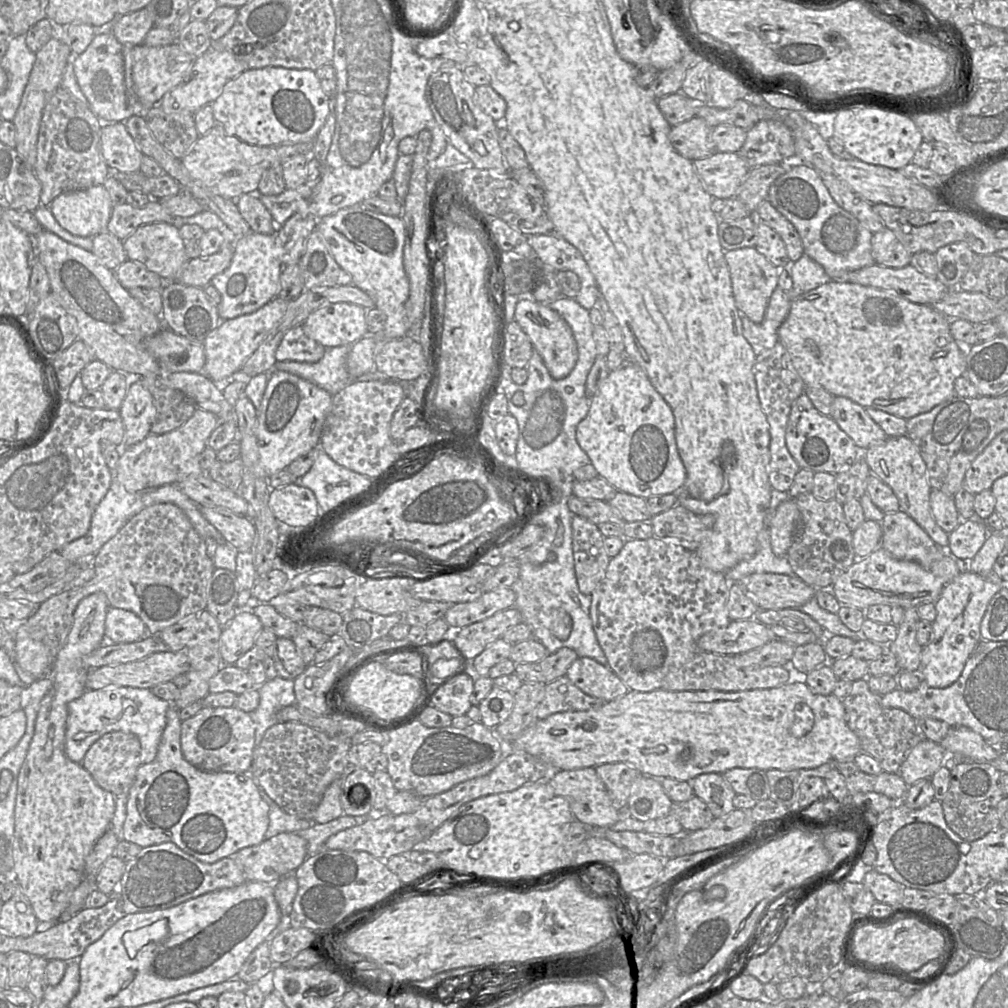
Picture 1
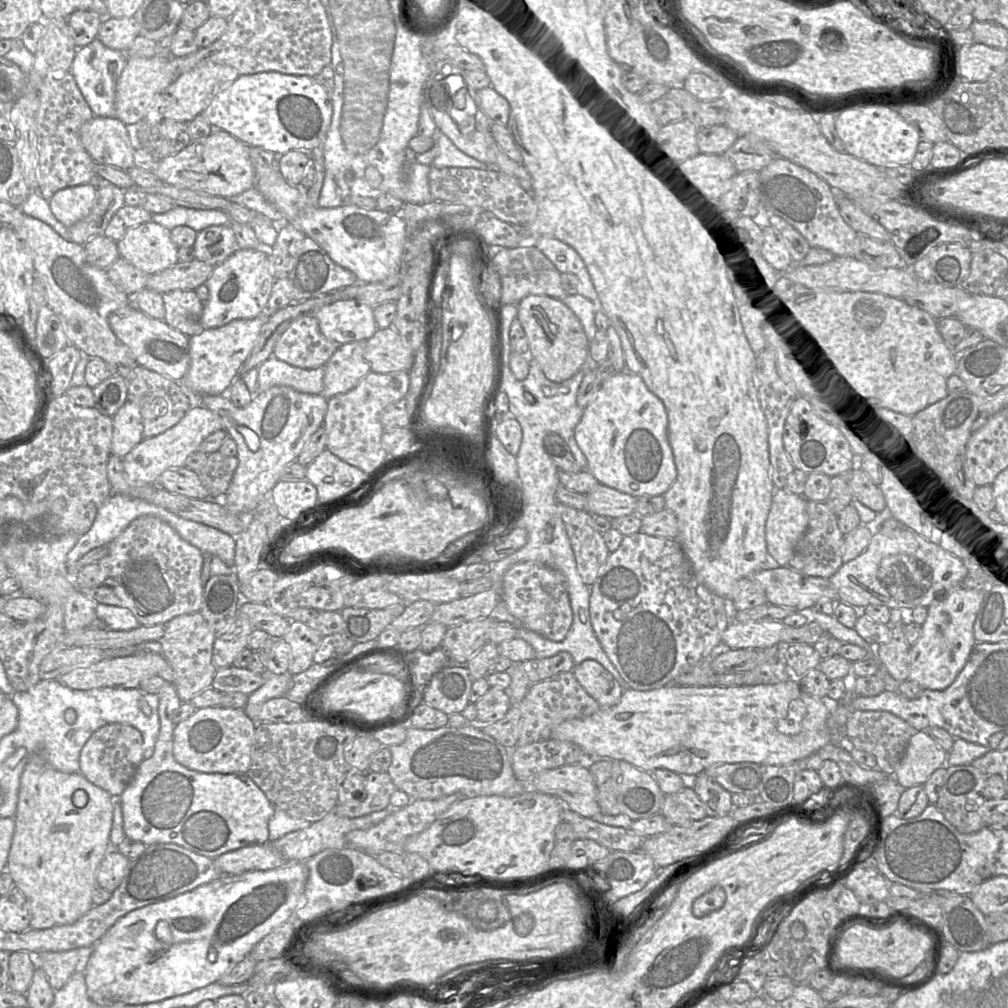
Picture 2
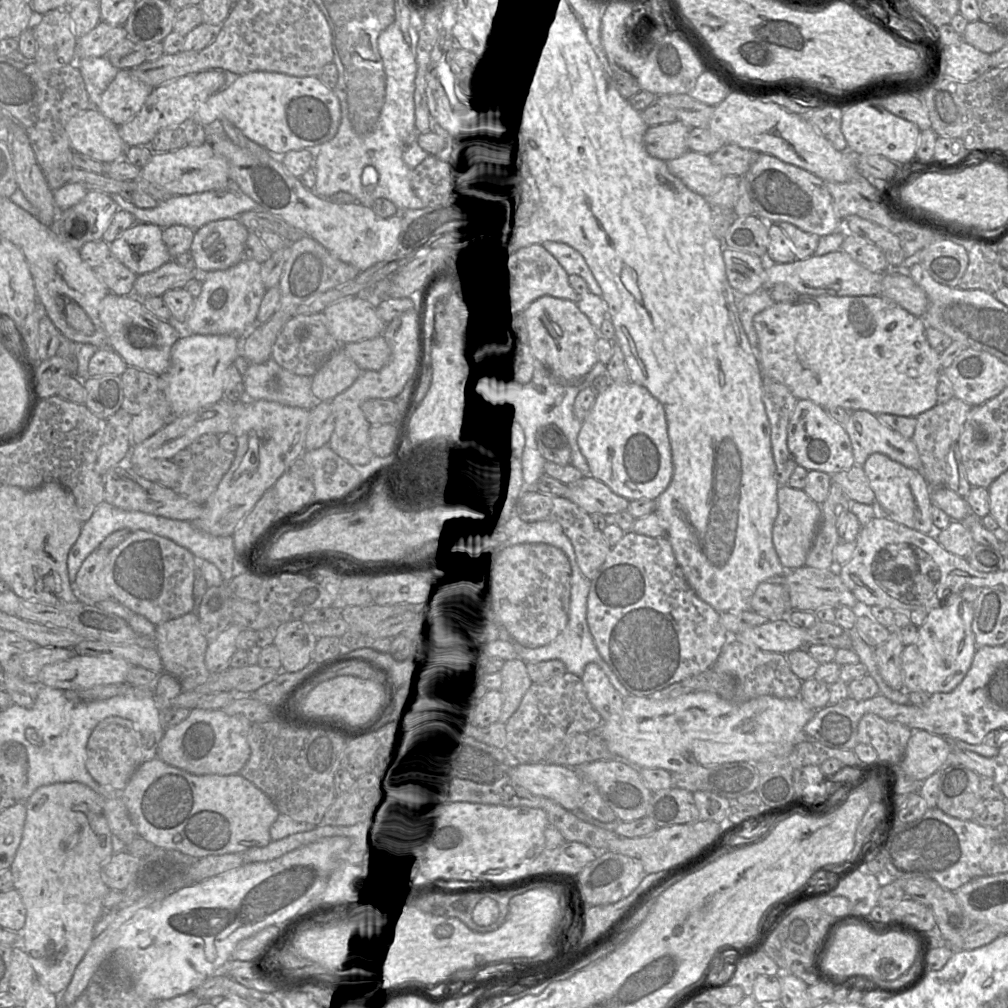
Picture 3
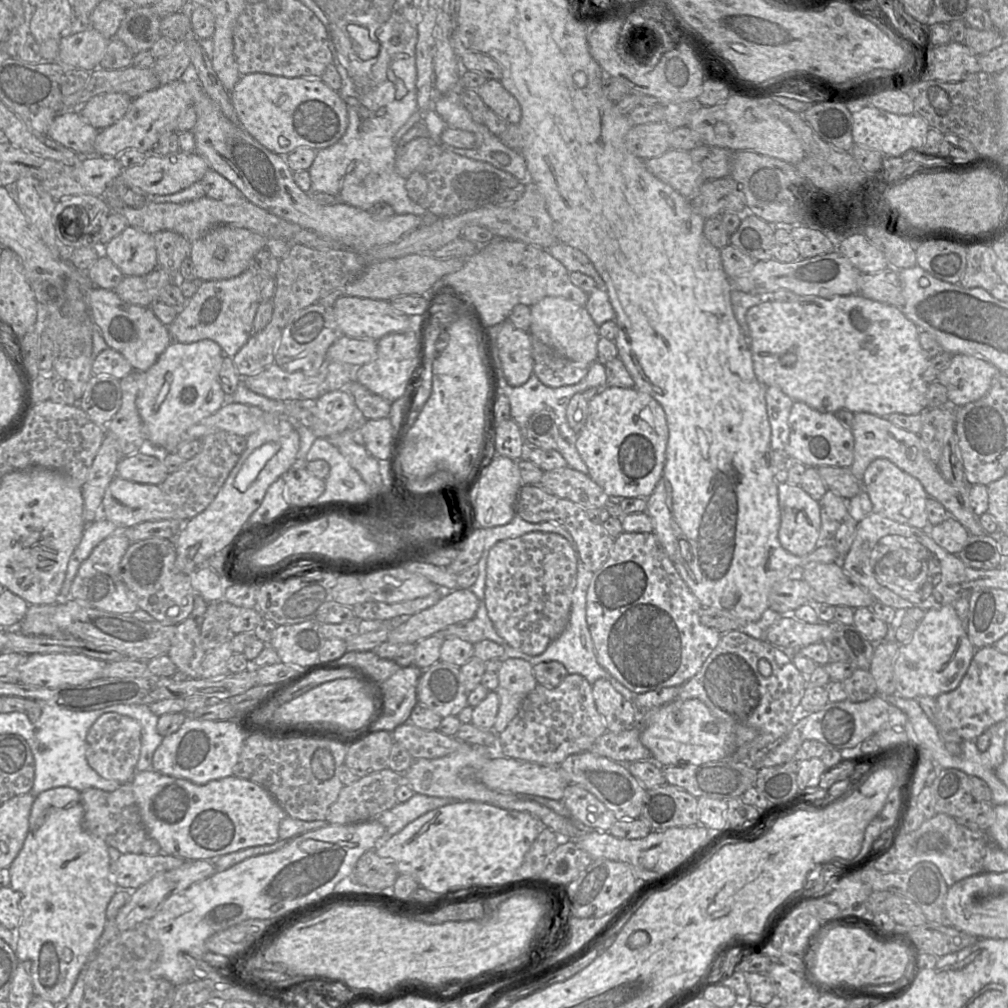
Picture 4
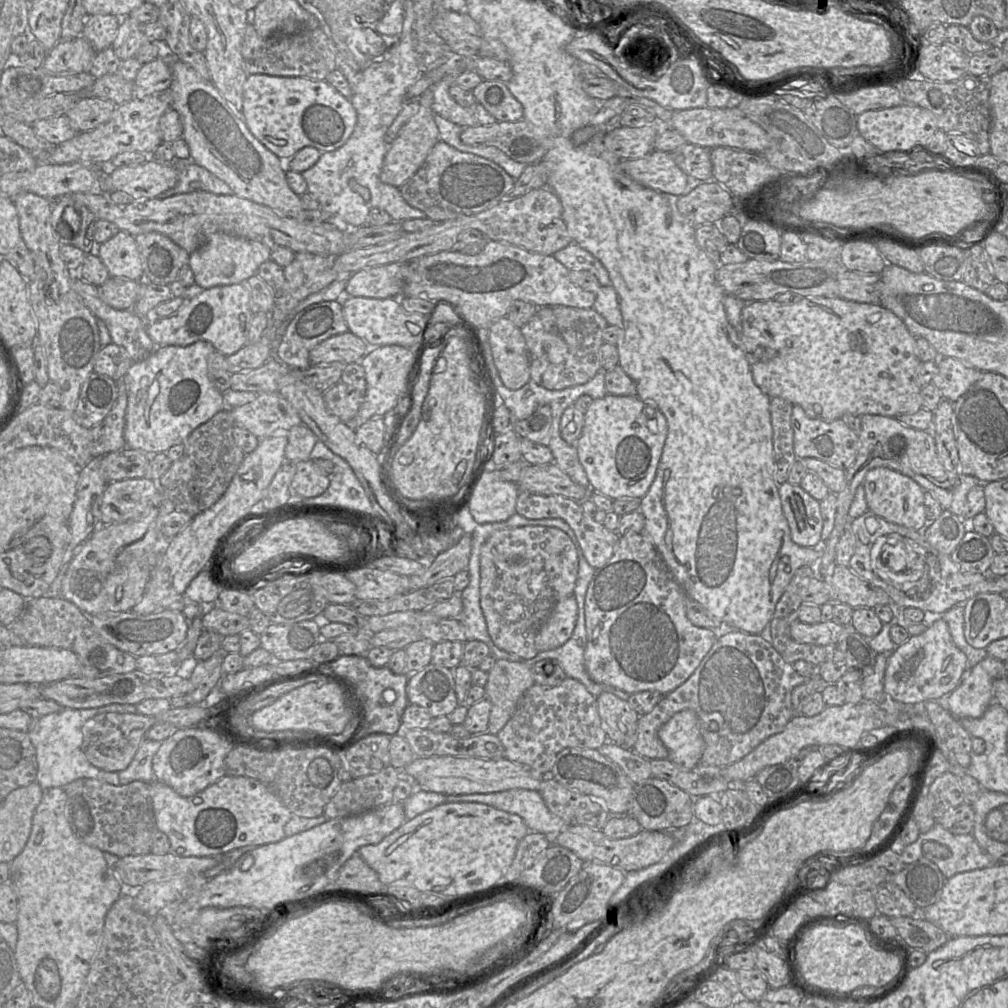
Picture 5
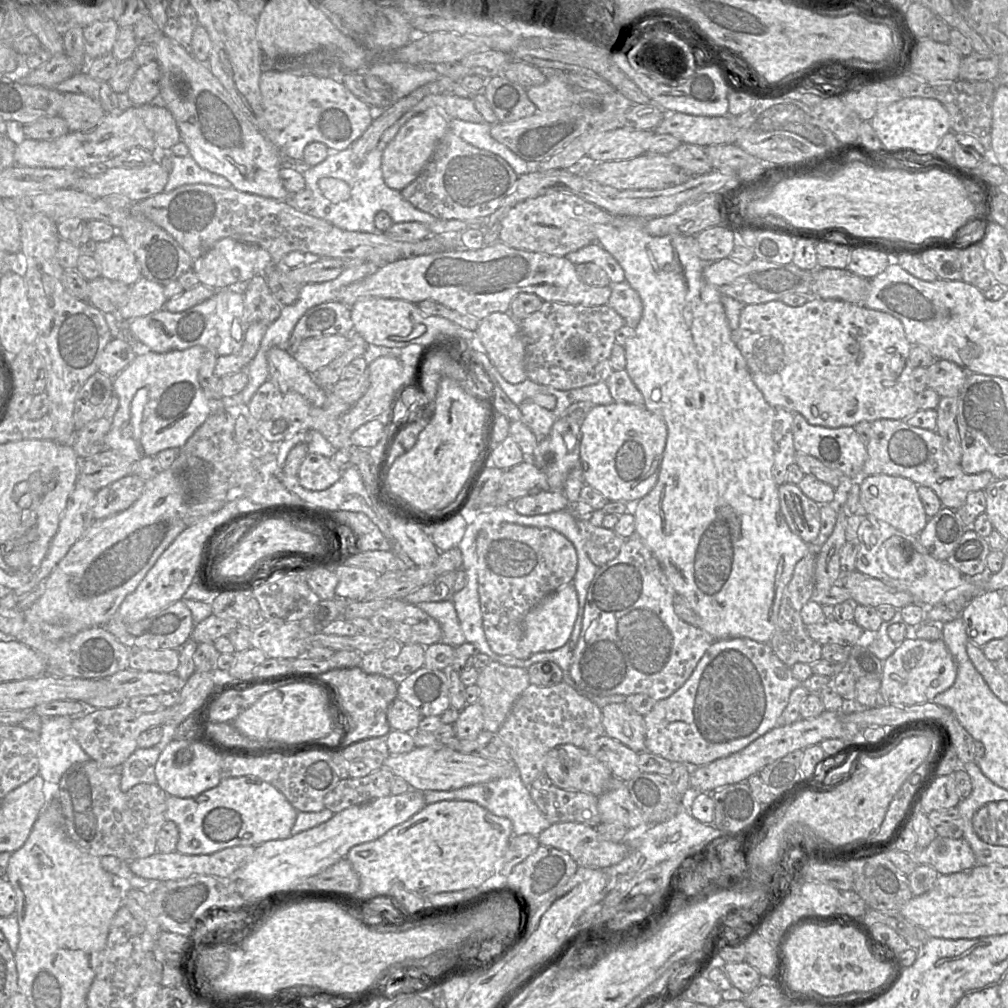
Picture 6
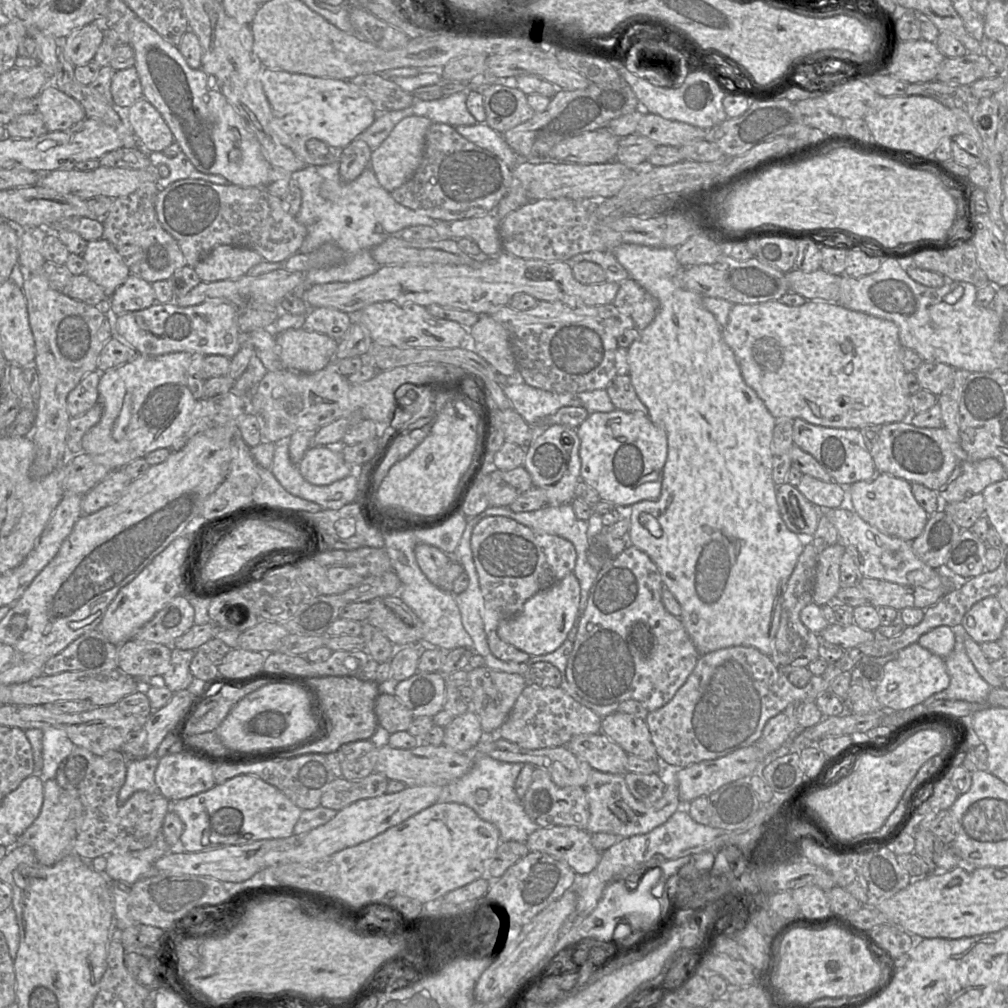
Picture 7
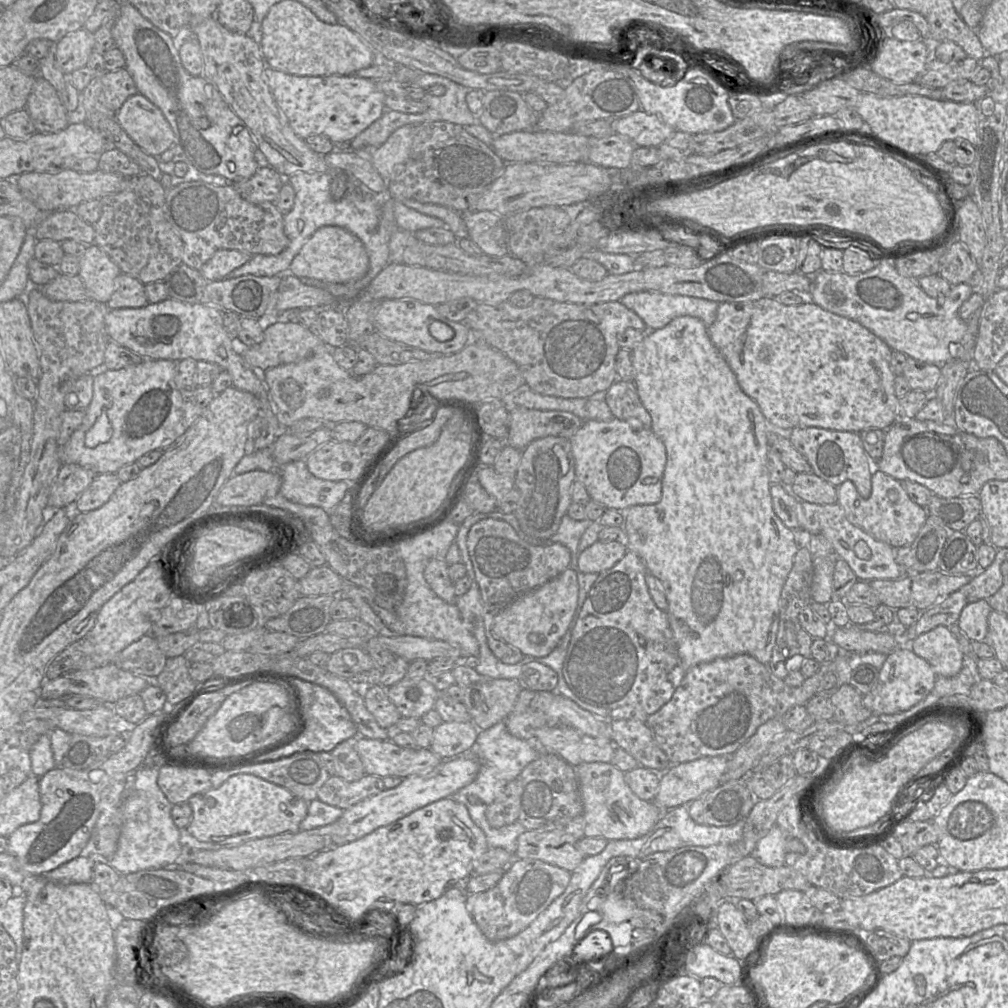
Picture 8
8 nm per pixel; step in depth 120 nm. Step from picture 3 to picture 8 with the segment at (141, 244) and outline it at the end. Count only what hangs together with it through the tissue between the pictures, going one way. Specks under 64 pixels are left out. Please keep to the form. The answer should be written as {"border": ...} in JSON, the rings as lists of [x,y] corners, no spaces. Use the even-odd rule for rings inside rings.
{"border":[[[96,244],[86,246],[79,258],[78,276],[83,281],[89,299],[107,303],[111,298],[119,275],[117,264]]]}

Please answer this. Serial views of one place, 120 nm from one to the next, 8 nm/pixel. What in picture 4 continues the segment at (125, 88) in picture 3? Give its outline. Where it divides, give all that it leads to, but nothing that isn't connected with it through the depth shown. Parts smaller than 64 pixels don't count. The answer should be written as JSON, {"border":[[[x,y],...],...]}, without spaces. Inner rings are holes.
{"border":[[[102,93],[81,106],[79,113],[90,125],[100,131],[123,118],[132,100],[123,93]]]}

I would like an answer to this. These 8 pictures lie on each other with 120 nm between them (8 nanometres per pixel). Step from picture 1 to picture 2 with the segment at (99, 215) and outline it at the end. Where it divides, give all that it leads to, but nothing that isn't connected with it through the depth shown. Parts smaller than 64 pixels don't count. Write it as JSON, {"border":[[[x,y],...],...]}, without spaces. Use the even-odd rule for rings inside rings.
{"border":[[[89,183],[66,187],[49,200],[50,209],[63,225],[70,227],[90,214],[96,191],[97,188]]]}

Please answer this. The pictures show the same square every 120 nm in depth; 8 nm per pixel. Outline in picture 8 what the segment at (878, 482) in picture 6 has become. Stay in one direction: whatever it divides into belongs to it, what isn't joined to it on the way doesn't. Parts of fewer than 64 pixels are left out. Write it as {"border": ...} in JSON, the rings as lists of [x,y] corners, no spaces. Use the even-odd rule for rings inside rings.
{"border":[[[874,470],[872,488],[869,498],[862,498],[852,481],[846,480],[837,487],[837,503],[843,508],[847,519],[874,539],[882,541],[893,548],[910,545],[917,537],[927,520],[926,508],[914,503],[897,479]]]}

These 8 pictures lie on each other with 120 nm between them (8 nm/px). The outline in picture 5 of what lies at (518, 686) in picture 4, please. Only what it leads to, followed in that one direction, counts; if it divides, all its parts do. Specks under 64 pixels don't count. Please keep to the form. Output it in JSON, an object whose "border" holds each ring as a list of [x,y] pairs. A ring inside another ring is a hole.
{"border":[[[496,660],[488,671],[488,679],[484,685],[485,697],[491,703],[487,731],[496,735],[511,718],[524,692],[534,684],[530,667],[522,661]]]}

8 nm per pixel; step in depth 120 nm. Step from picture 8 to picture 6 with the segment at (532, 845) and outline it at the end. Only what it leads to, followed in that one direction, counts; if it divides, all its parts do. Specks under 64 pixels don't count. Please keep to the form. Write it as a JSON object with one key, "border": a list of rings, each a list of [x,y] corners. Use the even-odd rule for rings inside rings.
{"border":[[[580,823],[551,824],[537,838],[541,846],[551,846],[570,854],[580,867],[608,868],[629,854],[624,842],[603,840],[595,828]]]}

